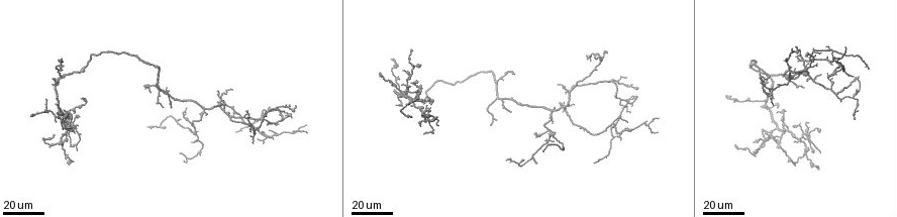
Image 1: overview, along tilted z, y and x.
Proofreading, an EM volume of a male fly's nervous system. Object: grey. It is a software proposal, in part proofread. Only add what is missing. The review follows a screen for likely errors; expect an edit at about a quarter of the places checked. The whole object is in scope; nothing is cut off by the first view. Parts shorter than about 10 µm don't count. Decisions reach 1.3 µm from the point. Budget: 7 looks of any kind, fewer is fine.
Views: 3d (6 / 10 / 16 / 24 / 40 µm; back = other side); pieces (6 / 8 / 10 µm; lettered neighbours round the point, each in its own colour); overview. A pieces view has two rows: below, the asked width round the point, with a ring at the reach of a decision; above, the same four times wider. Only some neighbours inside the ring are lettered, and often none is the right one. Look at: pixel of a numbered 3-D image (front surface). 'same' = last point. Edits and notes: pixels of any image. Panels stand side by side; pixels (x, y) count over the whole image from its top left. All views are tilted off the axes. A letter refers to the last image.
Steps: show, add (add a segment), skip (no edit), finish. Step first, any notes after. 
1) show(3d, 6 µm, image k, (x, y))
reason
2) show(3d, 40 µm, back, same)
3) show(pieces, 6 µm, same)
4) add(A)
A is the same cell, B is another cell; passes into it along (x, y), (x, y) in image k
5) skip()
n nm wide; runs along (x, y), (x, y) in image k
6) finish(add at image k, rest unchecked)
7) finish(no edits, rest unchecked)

show(3d, 24 µm, image 1, (162, 105))
branch stops here

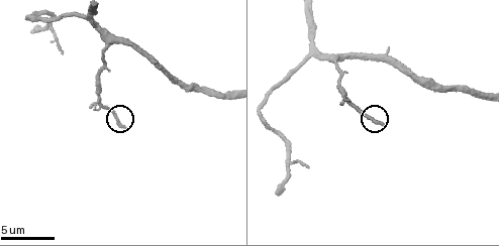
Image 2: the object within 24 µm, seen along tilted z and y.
show(pieces, 8 µm, image 2, (123, 127))

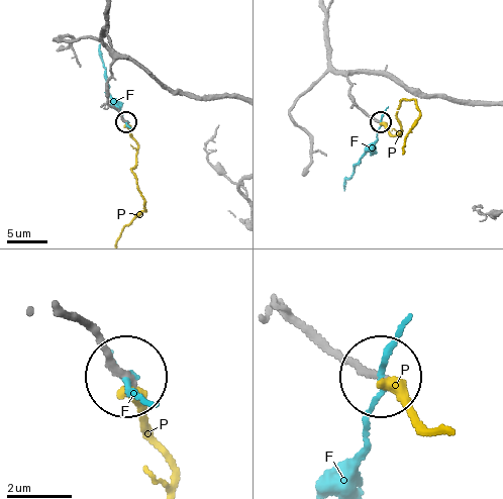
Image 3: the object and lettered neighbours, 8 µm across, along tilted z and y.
add(P)
P is the same cell, F is another cell; passes into it along (110, 104), (136, 145), (132, 170), (144, 204), (133, 219) in image 3; it goes on there

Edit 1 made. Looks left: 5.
show(pieces, 10 µm, image 2, (33, 30))
long arm stops here

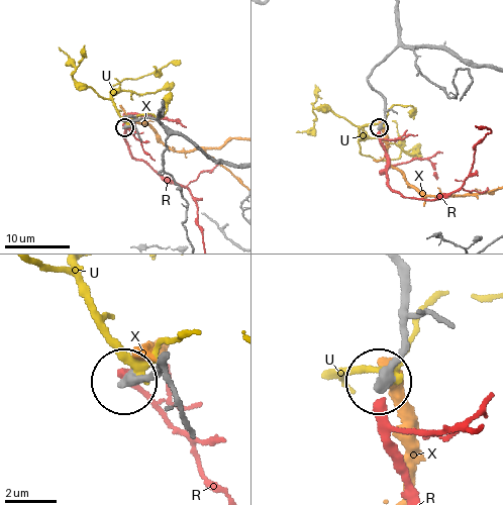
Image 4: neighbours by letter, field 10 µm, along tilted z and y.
skip()
430 nm wide; R, U and X are other cells; runs along (399, 33), (399, 43), (369, 79), (384, 103), (379, 127) in image 4; none of them fits

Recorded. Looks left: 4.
show(overview)

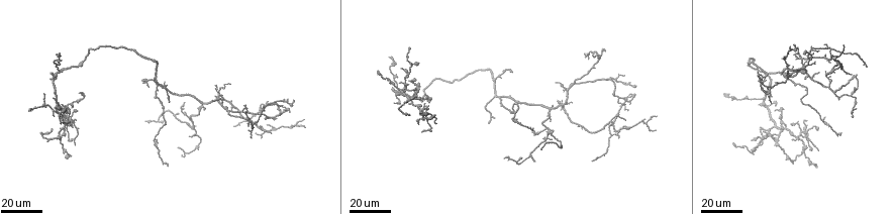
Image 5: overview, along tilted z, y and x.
show(3d, 24 µm, image 5, (505, 157))
long arm stops here

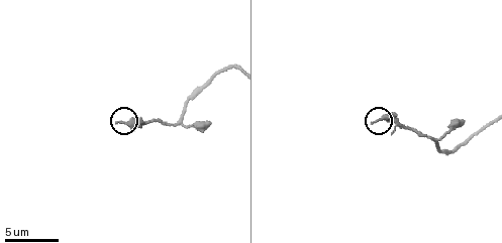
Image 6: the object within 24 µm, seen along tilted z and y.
show(pieces, 8 µm, image 6, (117, 121))
see the neighbours

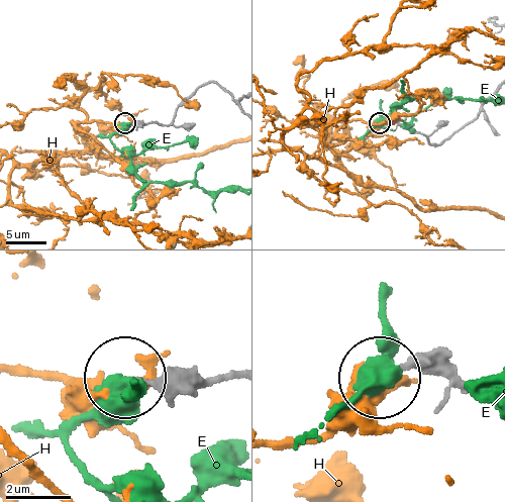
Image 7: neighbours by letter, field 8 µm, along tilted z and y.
skip()
E and H are other cells; runs along (231, 375), (124, 381) in image 7; none of them fits

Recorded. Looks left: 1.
finish(add at image 3, rest unchecked)

